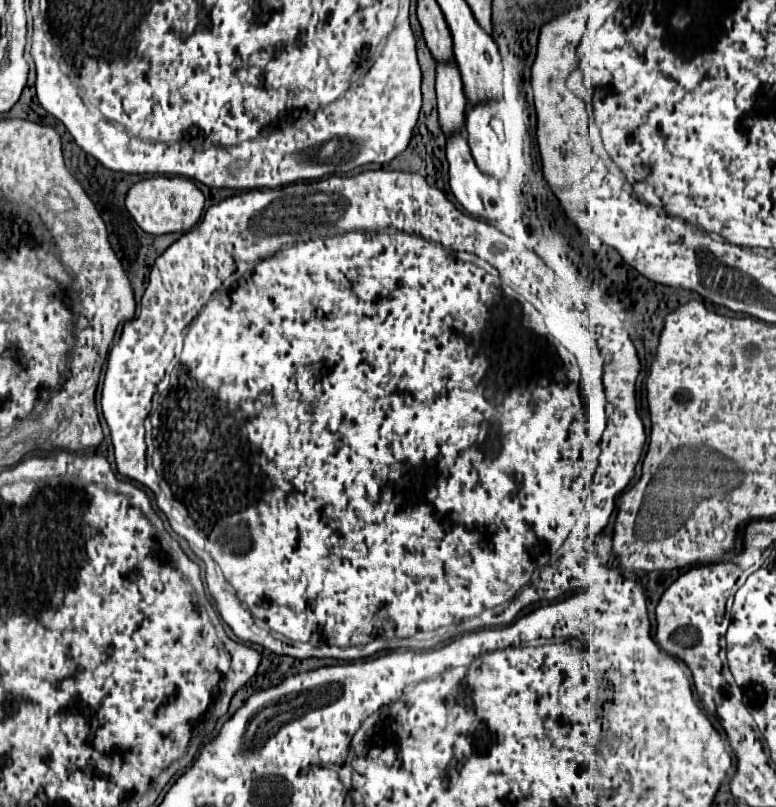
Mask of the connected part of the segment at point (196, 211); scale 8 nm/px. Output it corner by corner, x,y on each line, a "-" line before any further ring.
151,176
151,178
145,178
129,188
125,206
141,230
159,236
159,234
169,234
169,232
191,230
203,214
205,196
189,178

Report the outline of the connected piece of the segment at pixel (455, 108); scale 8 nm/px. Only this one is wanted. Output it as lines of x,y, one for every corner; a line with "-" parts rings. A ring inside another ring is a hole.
455,60
437,62
437,102
439,102
439,122
443,132
449,136
453,128
461,128
465,122
465,92
461,82
461,72

